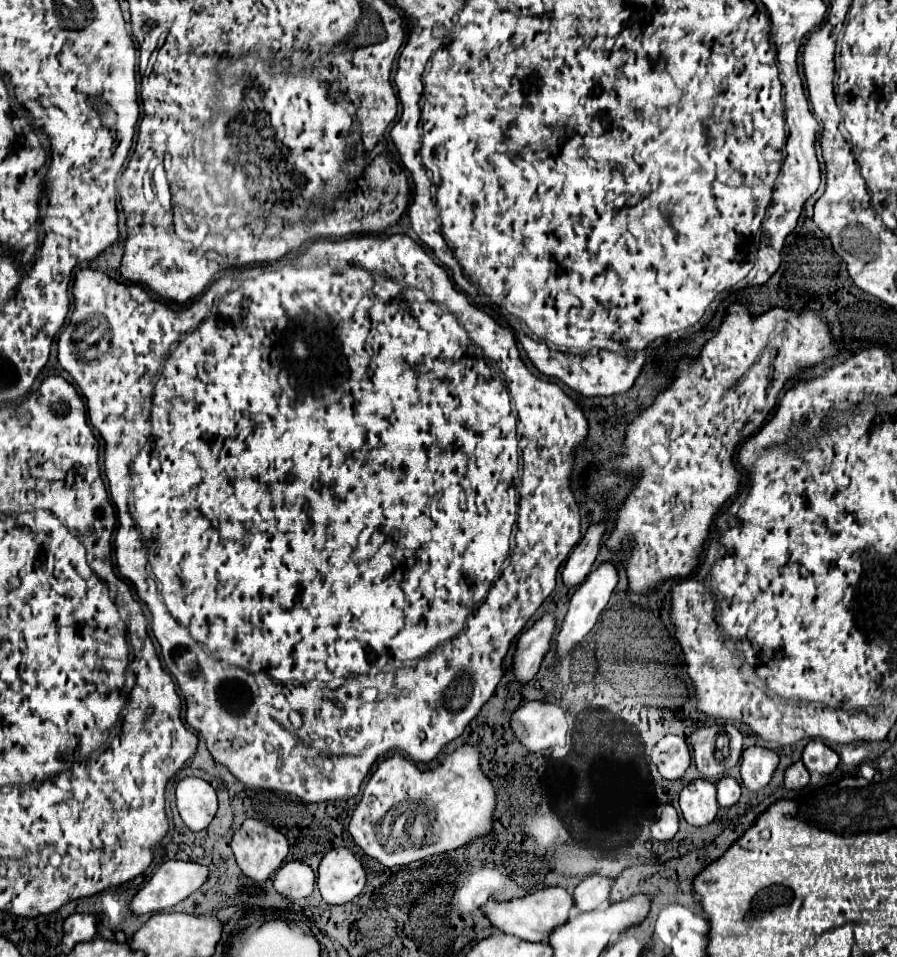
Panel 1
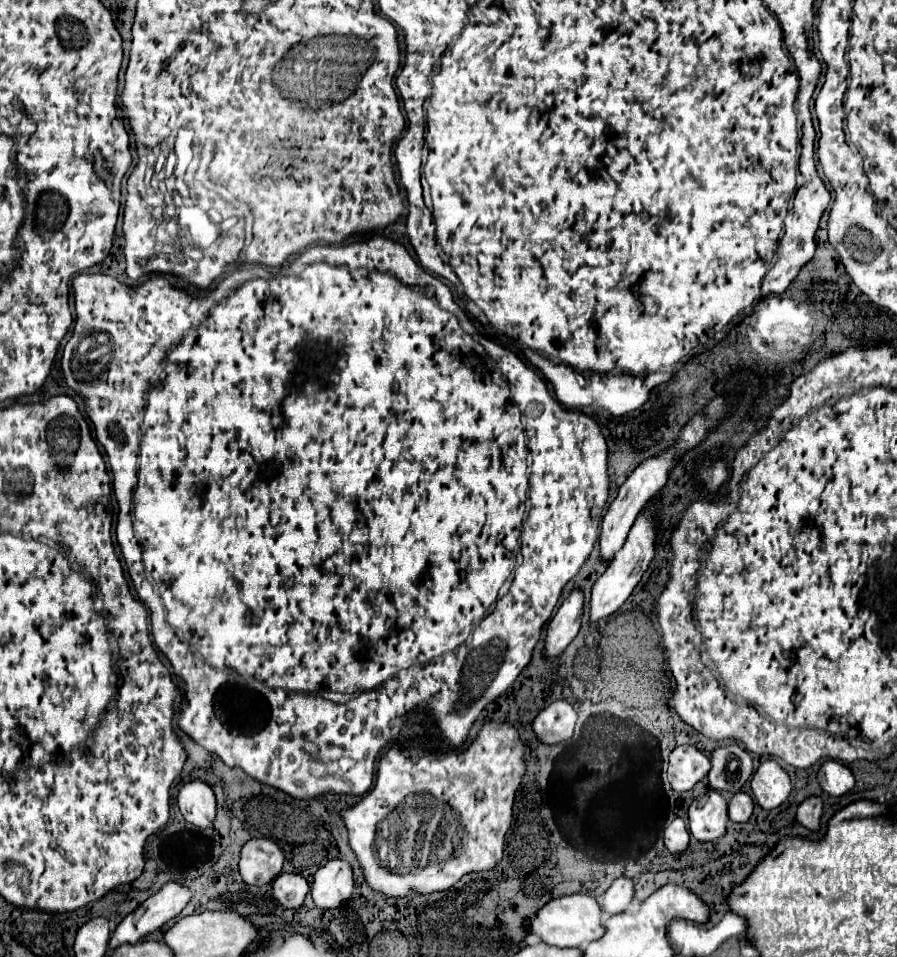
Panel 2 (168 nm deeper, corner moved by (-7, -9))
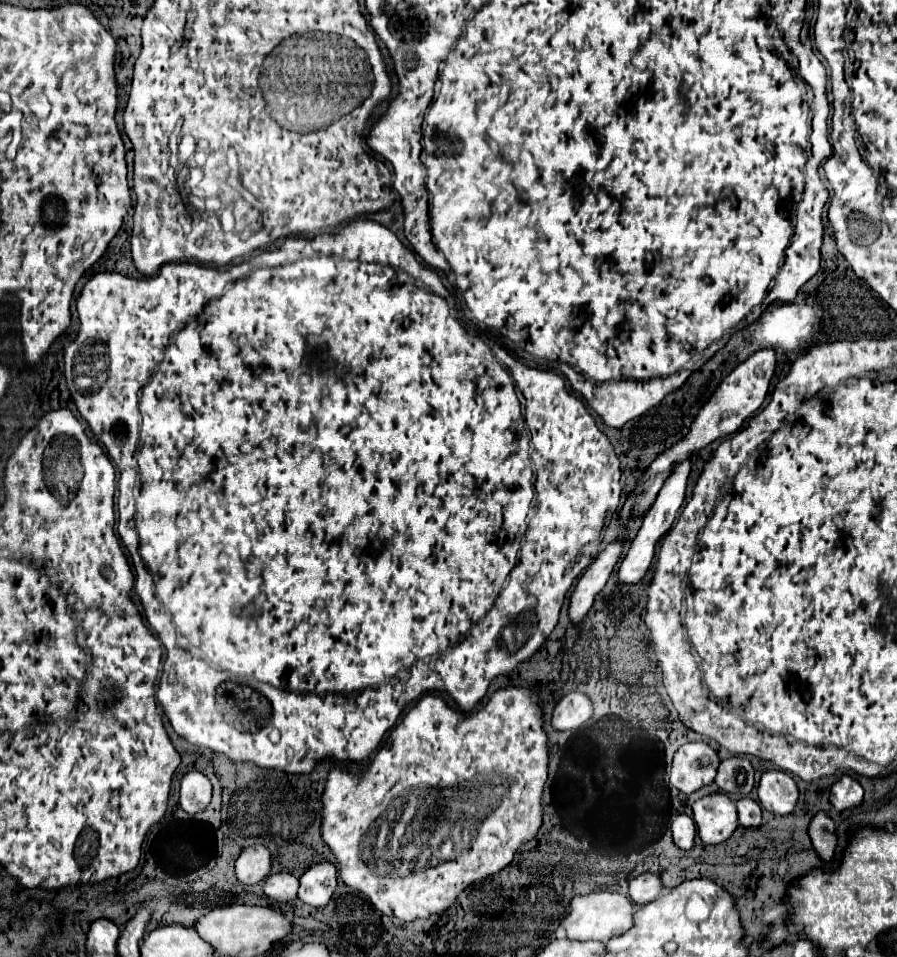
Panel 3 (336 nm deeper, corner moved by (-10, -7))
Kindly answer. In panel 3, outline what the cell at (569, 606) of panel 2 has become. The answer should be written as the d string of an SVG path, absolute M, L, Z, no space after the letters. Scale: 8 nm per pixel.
M618 542L606 546L606 550L602 550L594 558L592 566L580 576L578 584L574 586L574 590L570 594L568 616L570 616L572 624L582 622L582 618L588 614L588 610L594 604L596 594L606 586L606 582L608 582L614 566L616 566L620 554L622 554L622 546Z

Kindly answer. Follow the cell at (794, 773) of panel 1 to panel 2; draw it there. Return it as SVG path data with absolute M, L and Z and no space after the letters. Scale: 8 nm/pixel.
M811 796L811 798L807 798L799 806L799 810L797 810L797 822L803 824L805 828L817 832L821 828L821 824L819 824L821 822L821 814L823 814L823 802L821 802L821 798Z

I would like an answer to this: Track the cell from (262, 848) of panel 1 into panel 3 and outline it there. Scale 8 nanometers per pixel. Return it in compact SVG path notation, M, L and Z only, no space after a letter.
M256 844L246 848L236 860L236 878L242 884L258 884L262 882L272 868L272 856L266 846Z

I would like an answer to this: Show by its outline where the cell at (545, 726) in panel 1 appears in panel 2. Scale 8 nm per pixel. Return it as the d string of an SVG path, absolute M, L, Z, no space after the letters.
M555 700L533 722L533 730L545 744L559 744L573 736L577 712L567 700Z

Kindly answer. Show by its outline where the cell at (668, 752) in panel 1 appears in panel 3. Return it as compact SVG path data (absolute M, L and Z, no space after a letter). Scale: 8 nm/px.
M706 742L684 744L676 754L670 770L670 784L684 794L710 784L716 776L720 760Z

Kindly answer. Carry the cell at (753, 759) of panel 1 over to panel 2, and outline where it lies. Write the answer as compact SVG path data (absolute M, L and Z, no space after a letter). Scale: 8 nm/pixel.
M763 760L751 778L751 788L757 804L765 810L773 810L789 798L791 780L775 760Z

